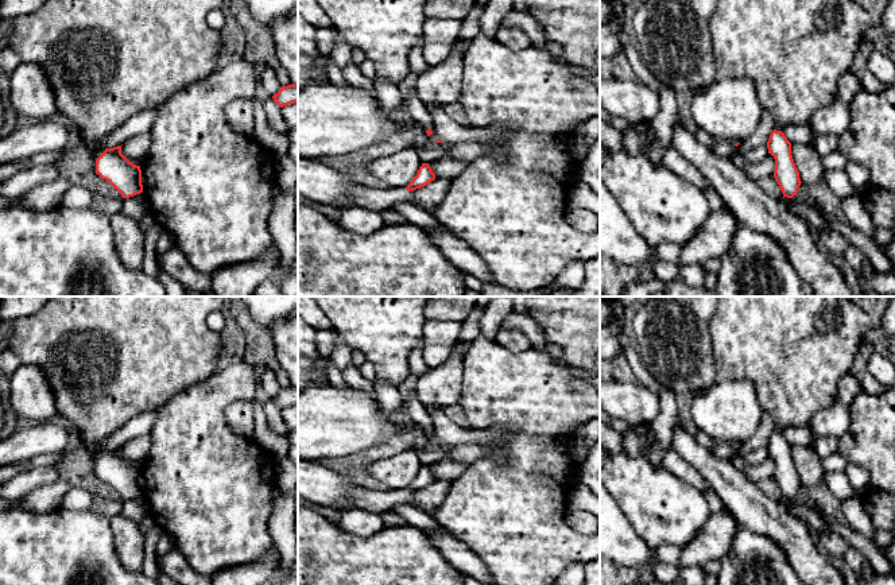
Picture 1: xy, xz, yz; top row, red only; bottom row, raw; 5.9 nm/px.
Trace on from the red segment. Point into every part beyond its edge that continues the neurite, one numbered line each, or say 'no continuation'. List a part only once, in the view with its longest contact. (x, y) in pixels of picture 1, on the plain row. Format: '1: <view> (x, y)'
1: xz (413, 410)

